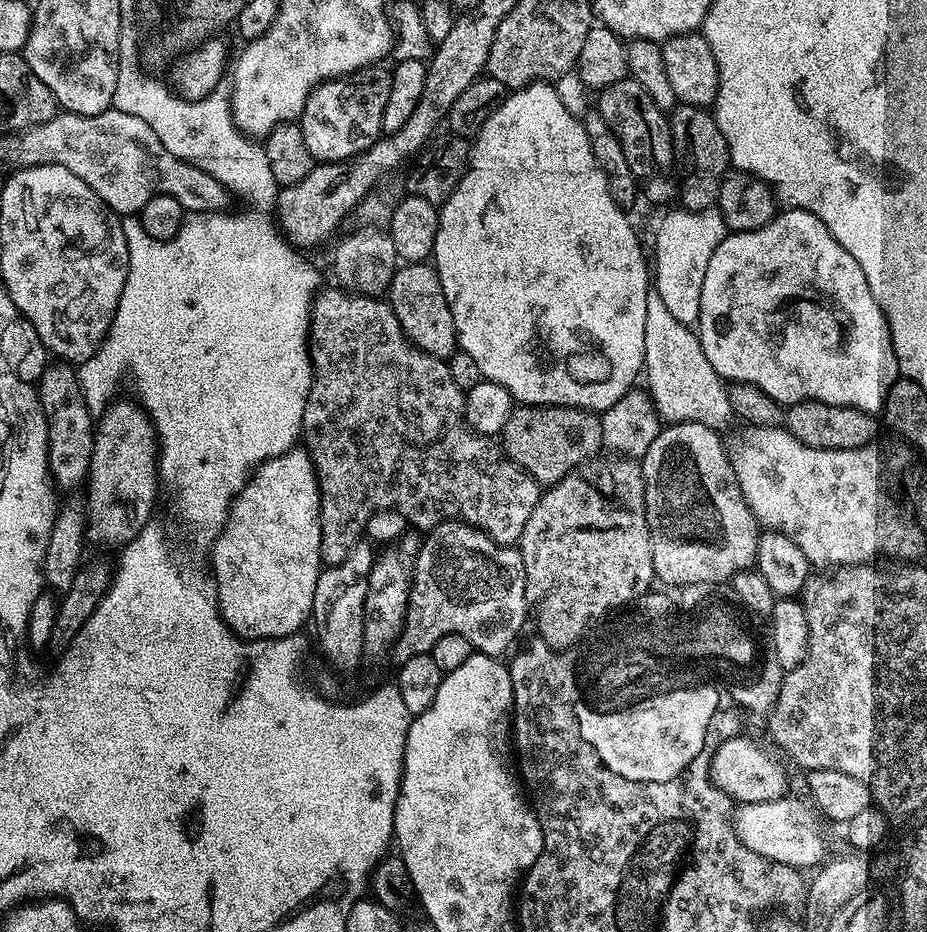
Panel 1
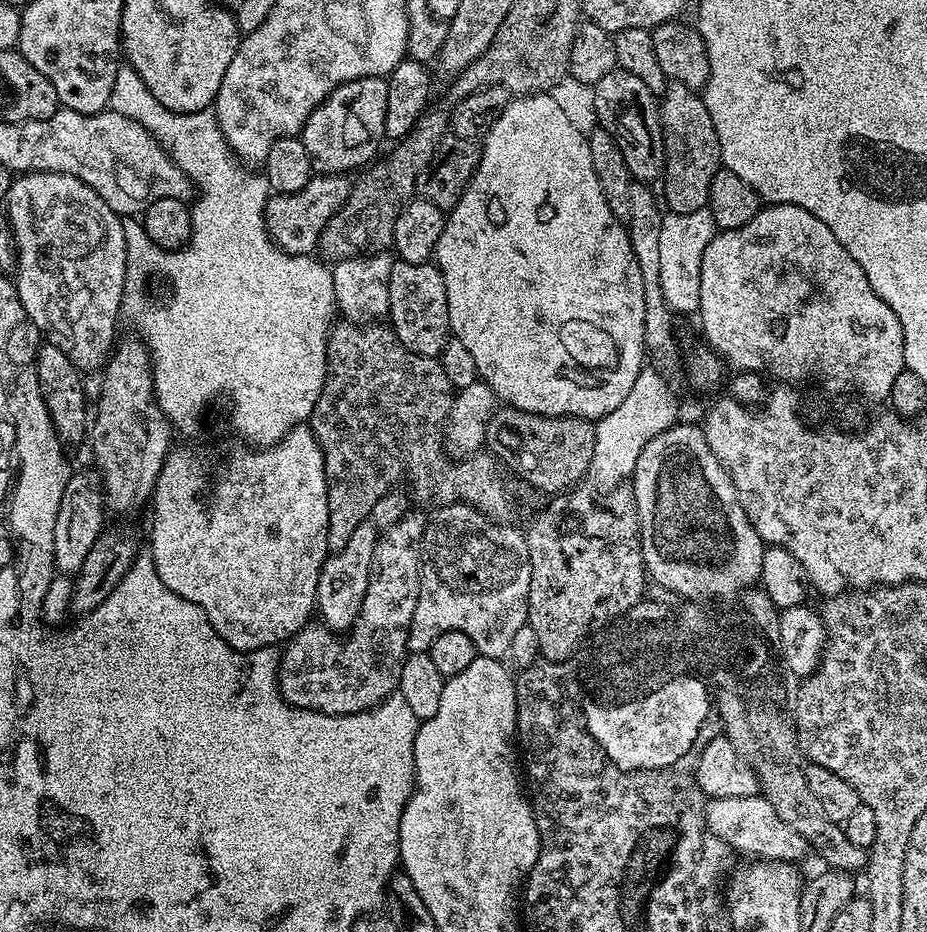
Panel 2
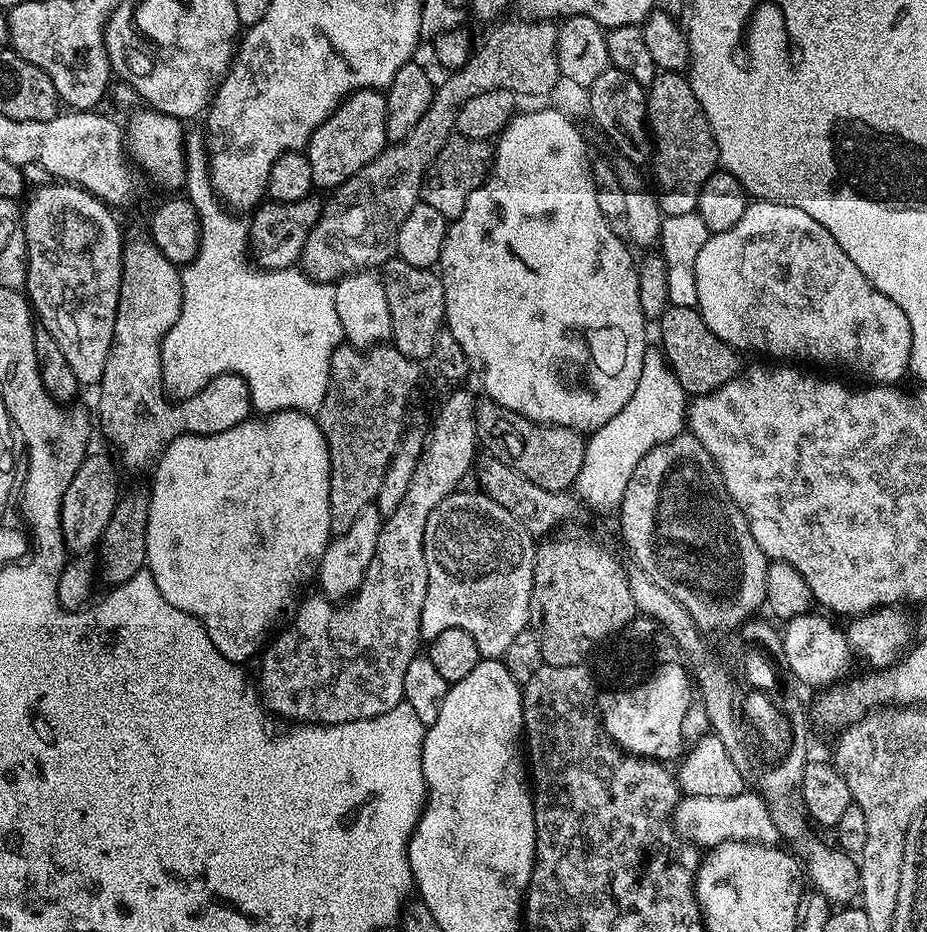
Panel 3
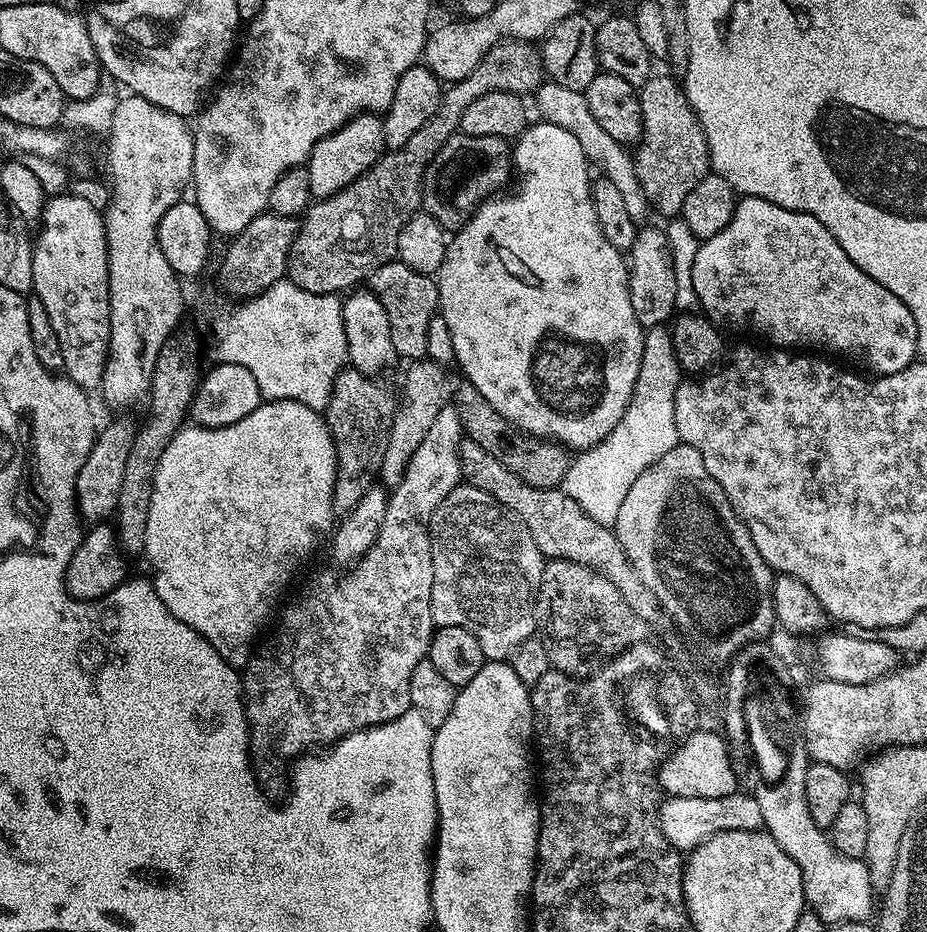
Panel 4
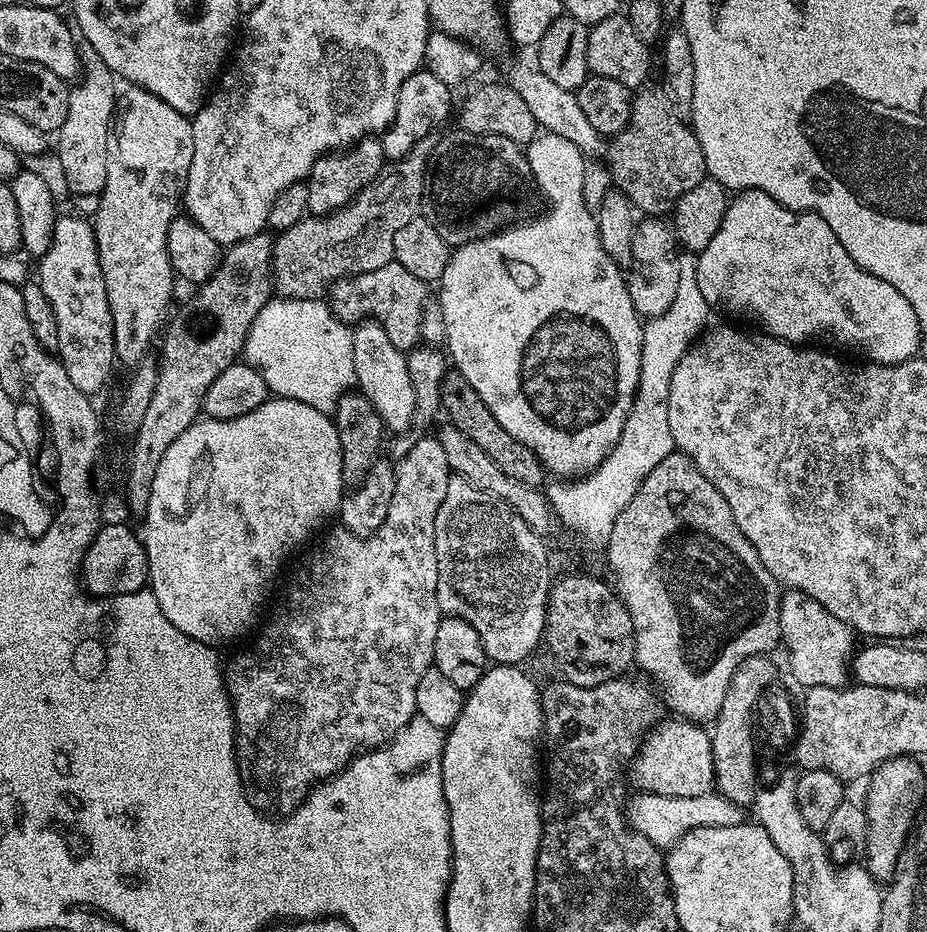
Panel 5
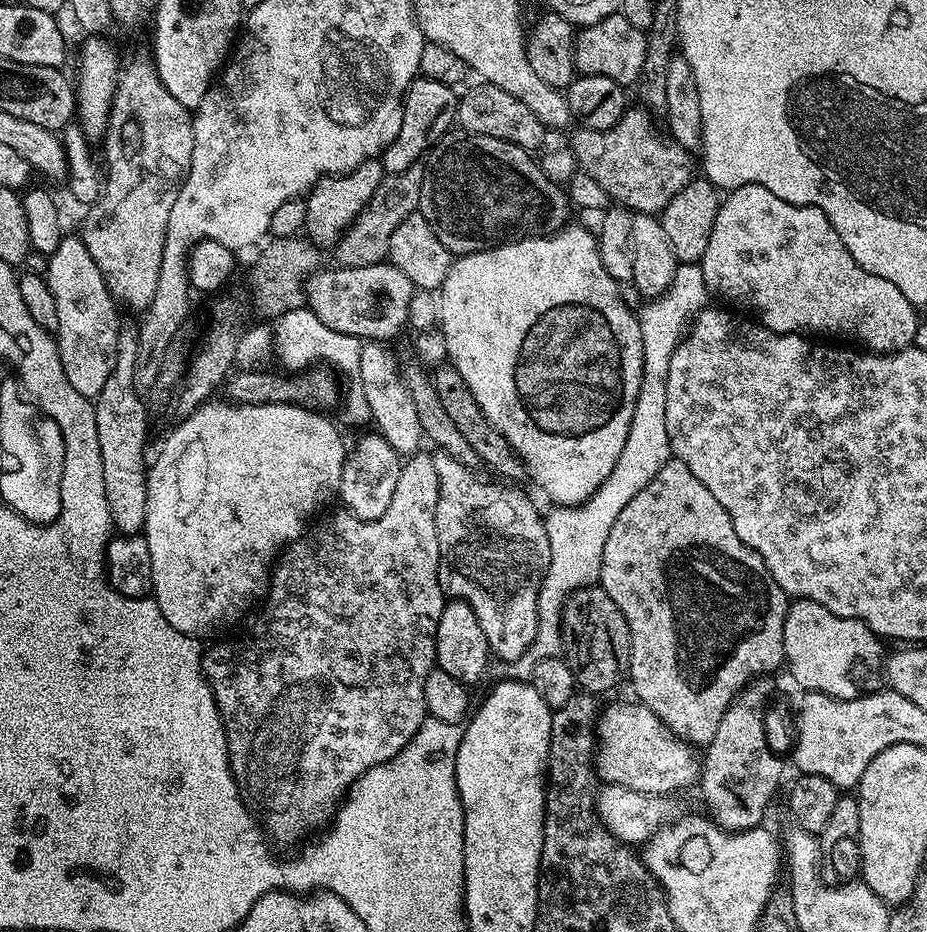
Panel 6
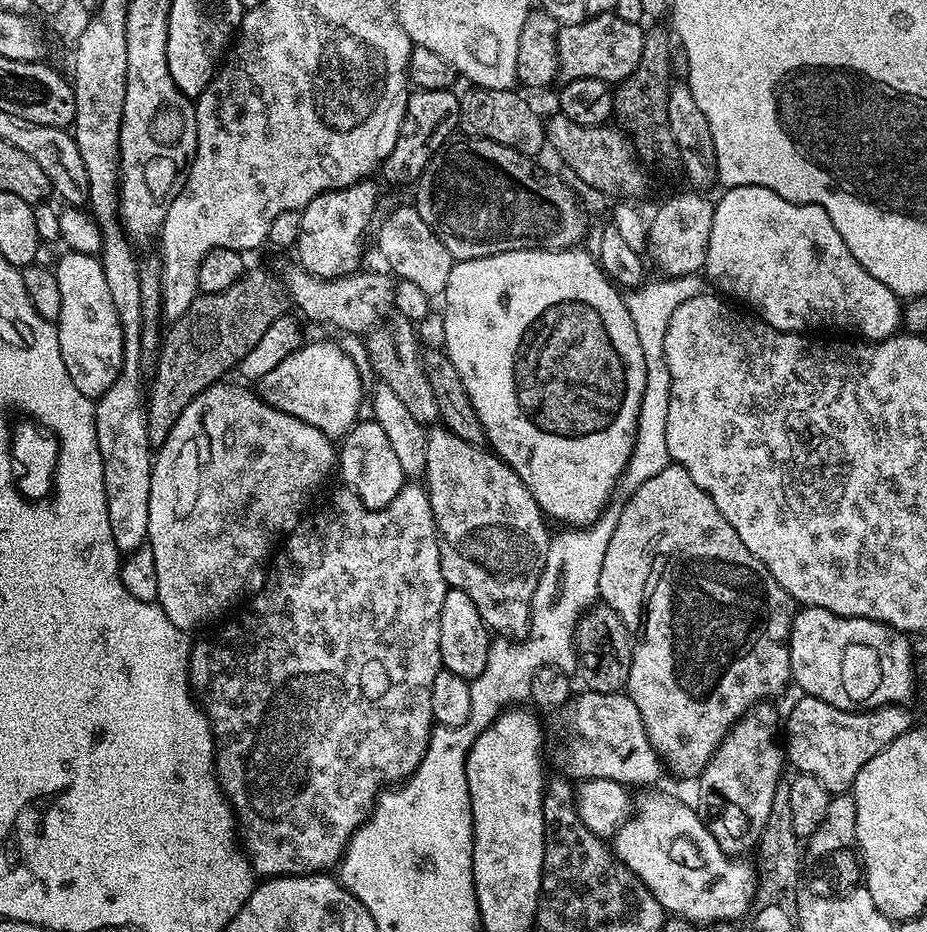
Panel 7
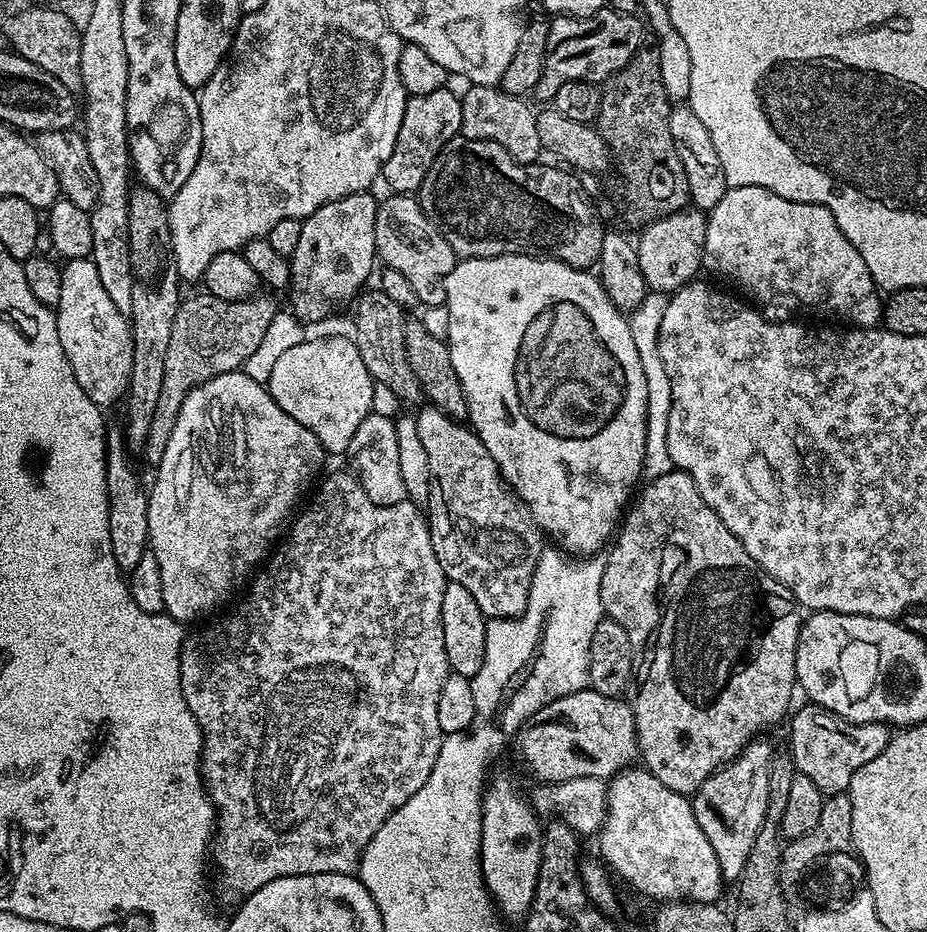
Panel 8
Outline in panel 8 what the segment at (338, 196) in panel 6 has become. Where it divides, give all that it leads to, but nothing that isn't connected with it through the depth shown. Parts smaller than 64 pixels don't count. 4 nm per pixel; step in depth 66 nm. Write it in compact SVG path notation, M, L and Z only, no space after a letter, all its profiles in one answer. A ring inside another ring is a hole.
M371 191L350 194L346 198L338 198L334 202L326 202L326 206L318 206L314 214L304 217L302 221L302 235L298 237L298 246L290 258L292 266L291 311L301 321L320 320L332 312L335 304L343 300L351 301L365 287L372 267L378 264L376 254L376 239L374 238L374 222L376 221L377 197L372 197Z

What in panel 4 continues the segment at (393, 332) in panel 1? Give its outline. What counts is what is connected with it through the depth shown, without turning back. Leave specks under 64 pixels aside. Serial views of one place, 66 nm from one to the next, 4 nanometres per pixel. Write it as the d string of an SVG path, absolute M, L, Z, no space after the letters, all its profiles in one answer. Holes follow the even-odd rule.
M348 366L336 375L336 381L328 399L326 419L336 451L336 481L334 482L332 507L340 514L354 510L354 506L358 506L362 496L377 483L380 474L382 458L386 455L386 444L390 442L390 428L398 407L397 393L395 396L382 381L383 379L367 376L357 368Z

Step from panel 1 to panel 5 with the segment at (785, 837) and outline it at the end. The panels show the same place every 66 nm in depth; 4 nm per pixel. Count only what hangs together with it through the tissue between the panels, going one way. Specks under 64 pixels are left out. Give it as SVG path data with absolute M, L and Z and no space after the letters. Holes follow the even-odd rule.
M713 790L702 794L698 798L670 798L662 794L641 791L640 796L631 797L626 808L628 823L641 832L654 846L667 850L677 844L690 830L699 828L721 828L722 826L738 826L745 823L745 809L735 800L728 800L719 792Z

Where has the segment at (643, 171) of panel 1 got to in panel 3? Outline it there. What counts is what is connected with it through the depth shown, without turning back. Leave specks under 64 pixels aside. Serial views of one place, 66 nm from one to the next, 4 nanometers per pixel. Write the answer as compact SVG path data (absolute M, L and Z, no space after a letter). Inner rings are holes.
M609 66L594 78L588 87L588 112L592 120L608 135L608 140L620 151L625 160L632 161L637 166L651 161L654 156L654 141L652 127L648 124L648 93L645 85L630 78L628 72Z

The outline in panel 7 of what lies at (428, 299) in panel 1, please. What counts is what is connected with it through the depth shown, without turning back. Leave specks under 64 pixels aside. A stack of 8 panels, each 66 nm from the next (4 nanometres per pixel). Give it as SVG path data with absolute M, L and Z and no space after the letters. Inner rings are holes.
M288 254L280 260L278 279L287 289L291 303L308 320L316 324L333 324L341 328L344 334L367 334L381 322L388 319L393 311L396 284L391 275L380 272L357 270L349 276L338 278L318 278L301 268ZM289 256L289 257L288 257ZM384 275L384 276L383 276Z

